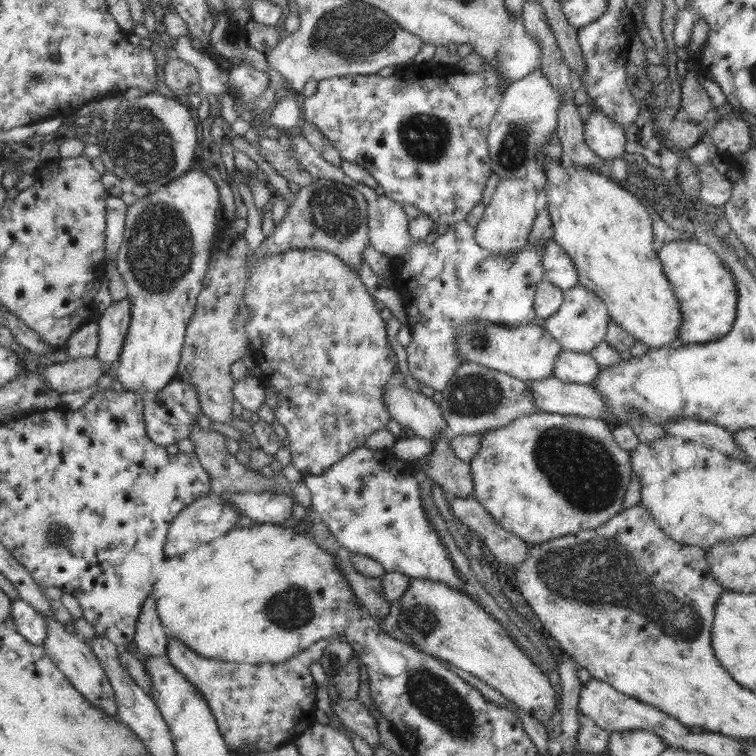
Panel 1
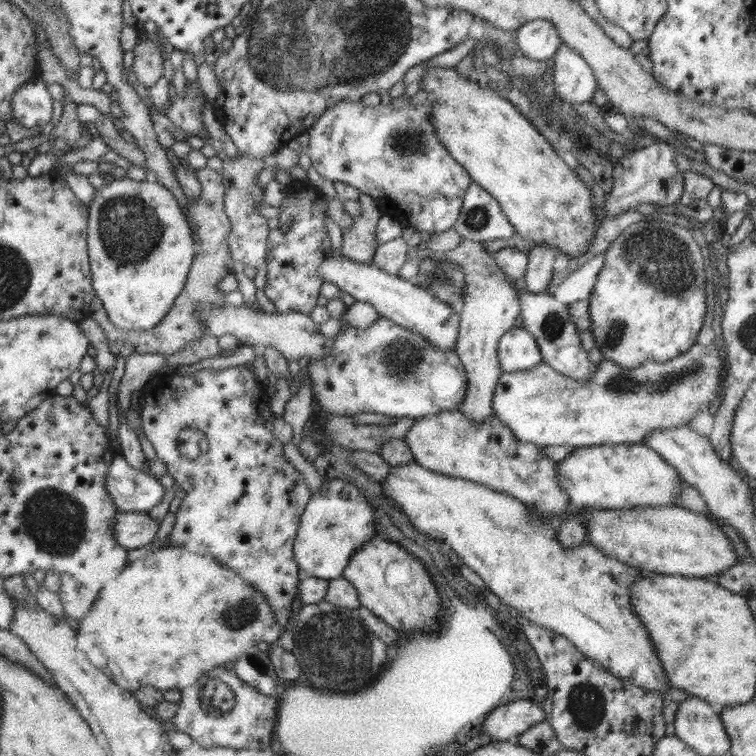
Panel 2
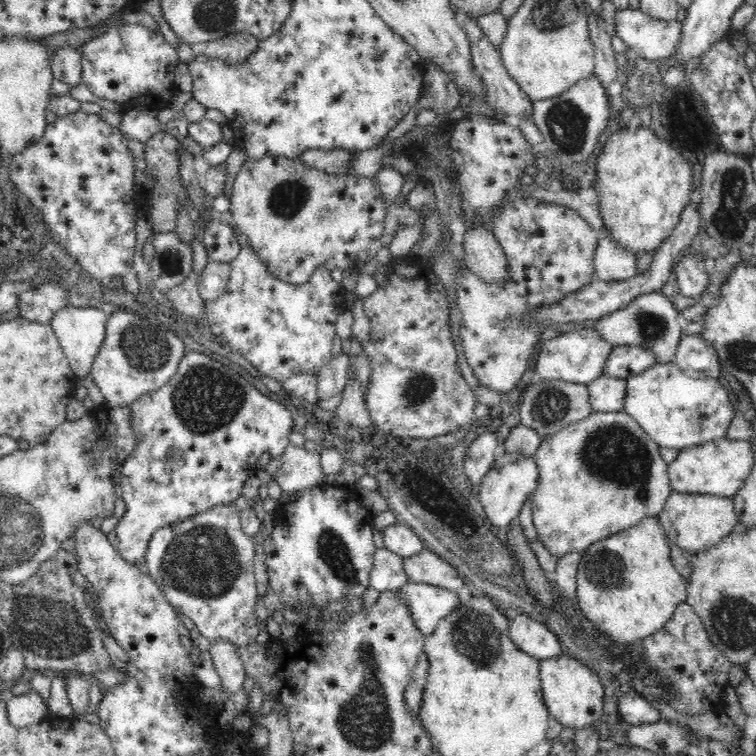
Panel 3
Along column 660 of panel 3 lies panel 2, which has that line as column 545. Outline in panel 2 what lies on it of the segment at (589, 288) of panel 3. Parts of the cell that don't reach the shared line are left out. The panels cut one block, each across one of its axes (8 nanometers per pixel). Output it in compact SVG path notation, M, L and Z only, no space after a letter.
M531 244L527 253L529 261L525 274L526 290L533 293L546 292L553 275L552 264L558 254L557 248Z

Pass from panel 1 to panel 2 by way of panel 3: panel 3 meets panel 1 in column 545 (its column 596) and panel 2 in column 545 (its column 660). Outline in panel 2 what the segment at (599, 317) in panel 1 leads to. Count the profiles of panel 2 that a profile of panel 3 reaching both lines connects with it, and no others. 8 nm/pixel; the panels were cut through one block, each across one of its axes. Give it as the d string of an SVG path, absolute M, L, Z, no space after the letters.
M518 288L517 293L521 308L519 325L533 336L537 347L540 349L542 363L549 364L556 372L576 381L588 381L592 379L598 366L588 358L588 353L582 346L576 323L572 321L570 313L568 313L568 304L560 302L554 295L550 295L548 292L536 294L526 289Z

